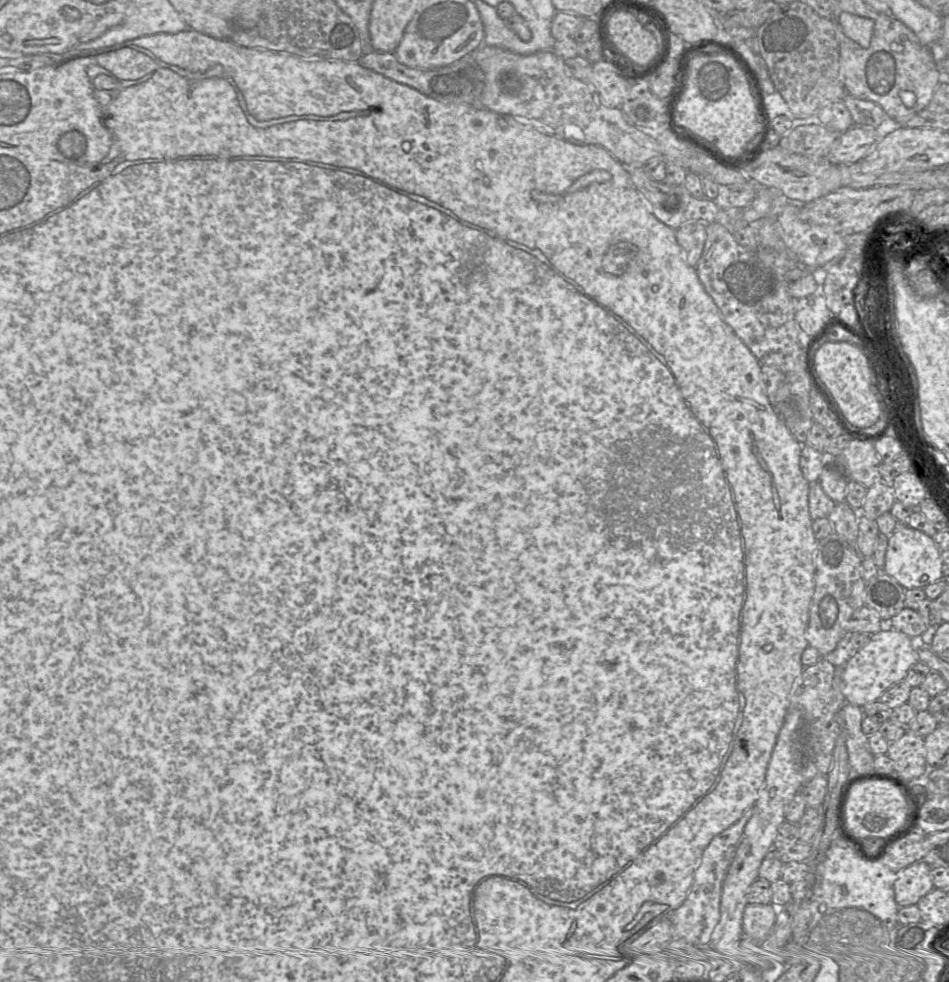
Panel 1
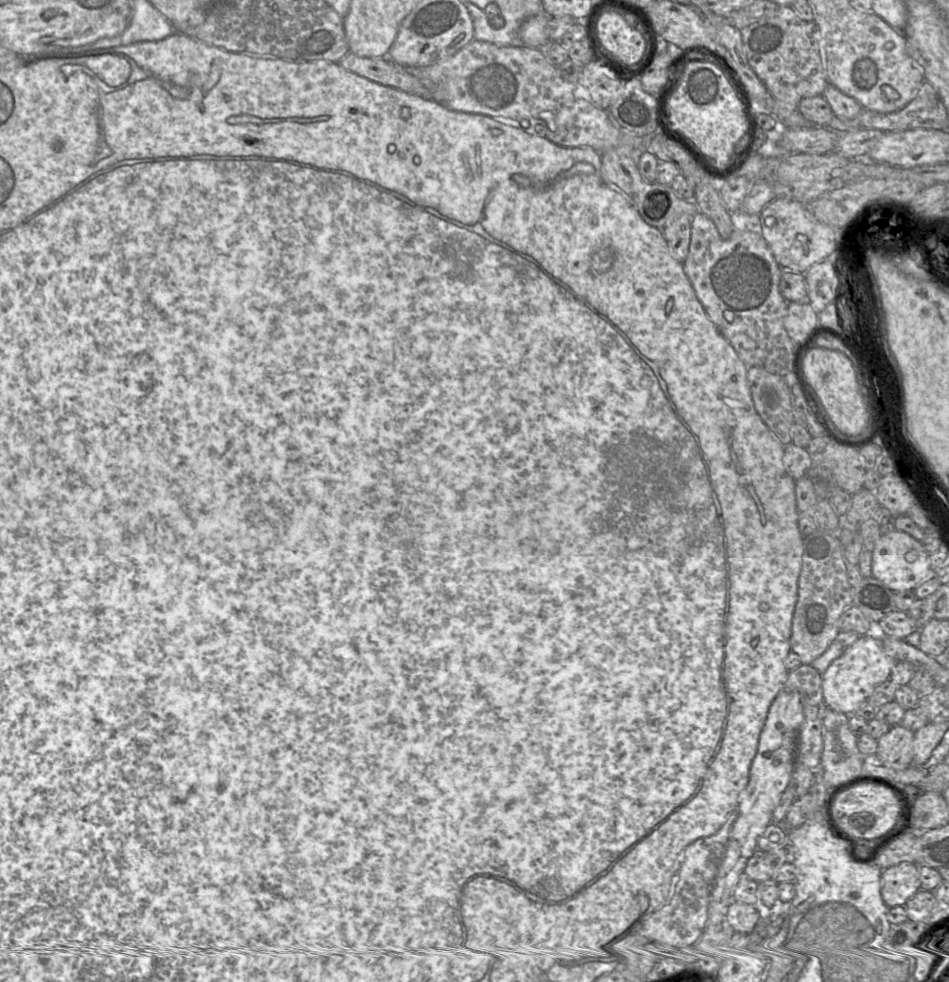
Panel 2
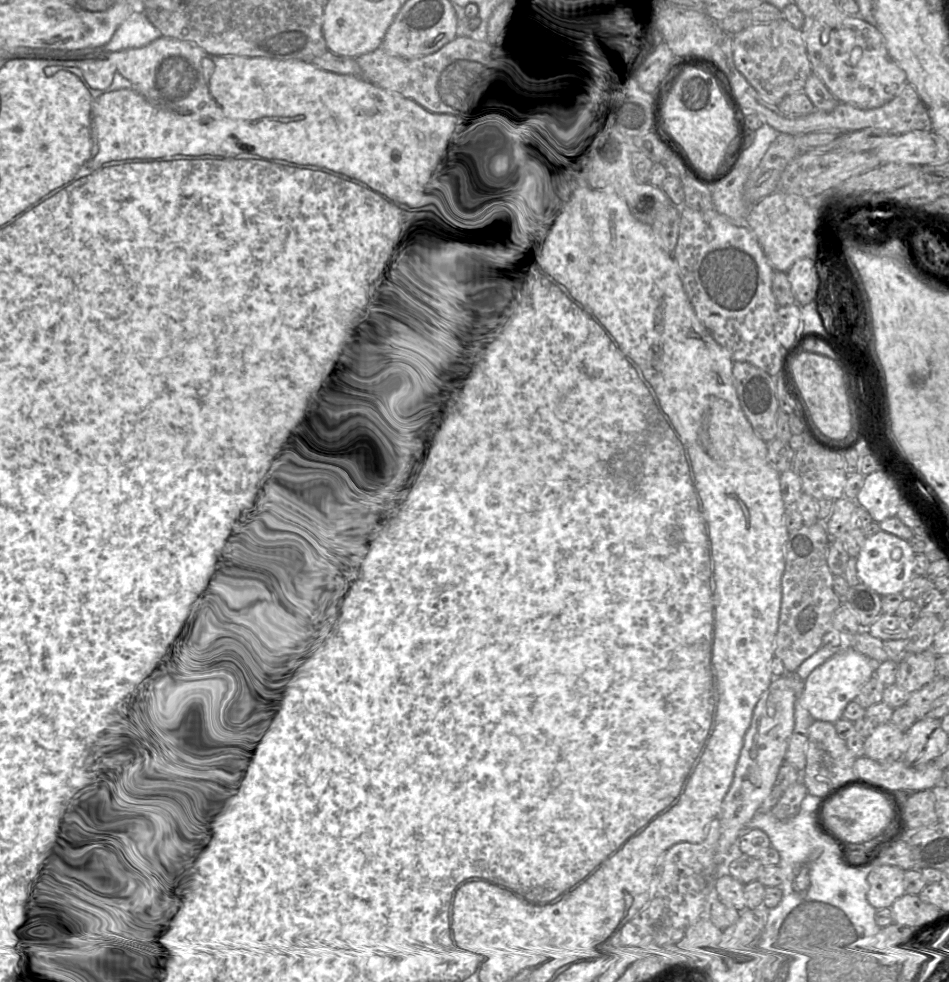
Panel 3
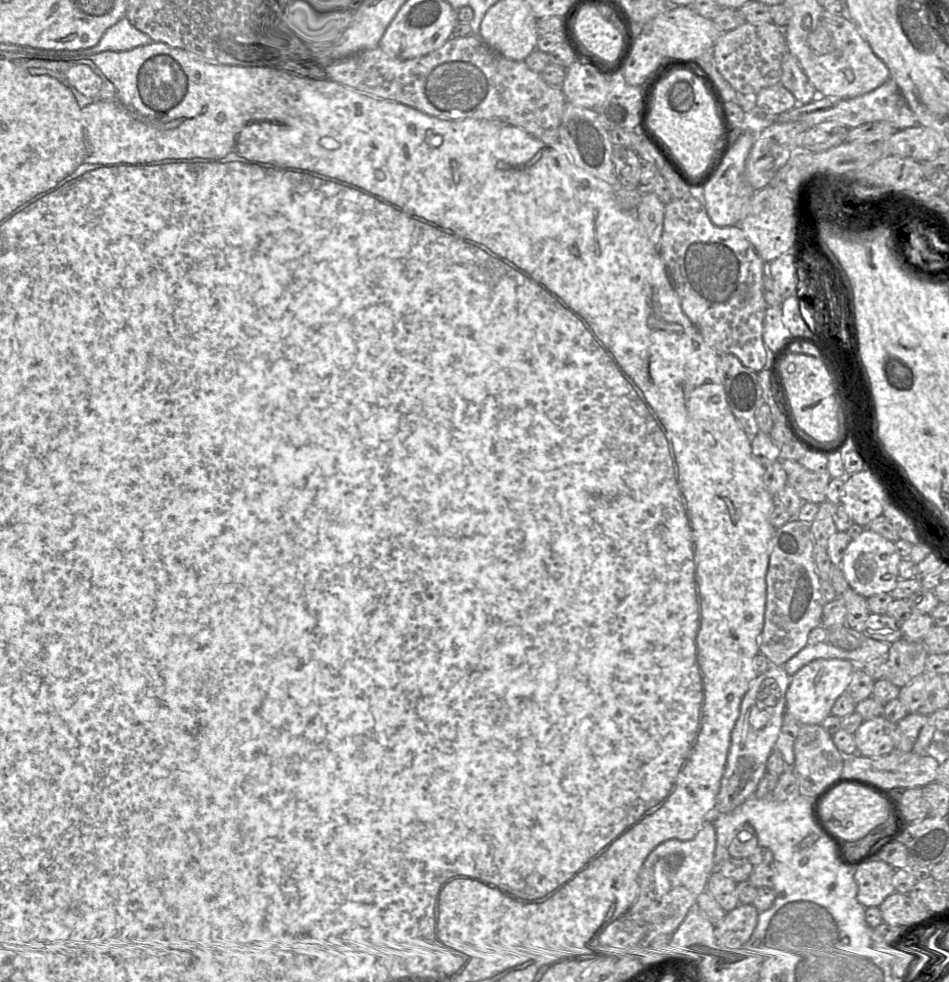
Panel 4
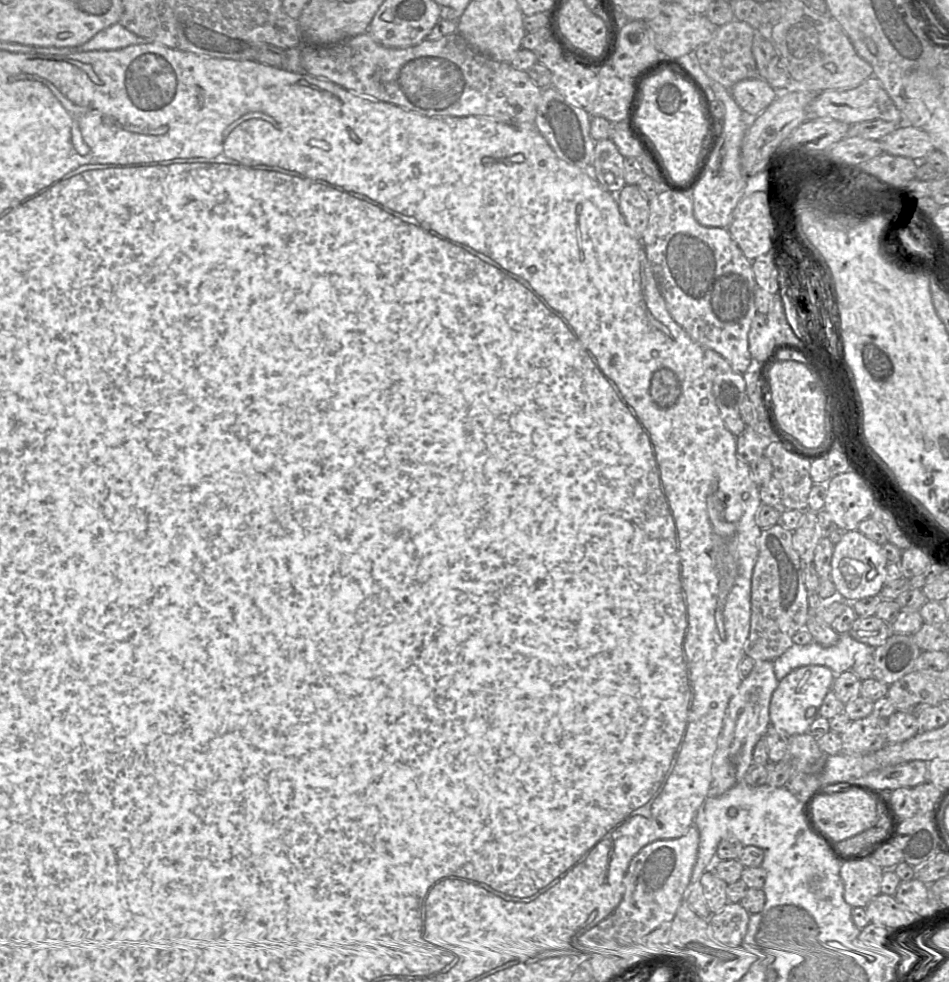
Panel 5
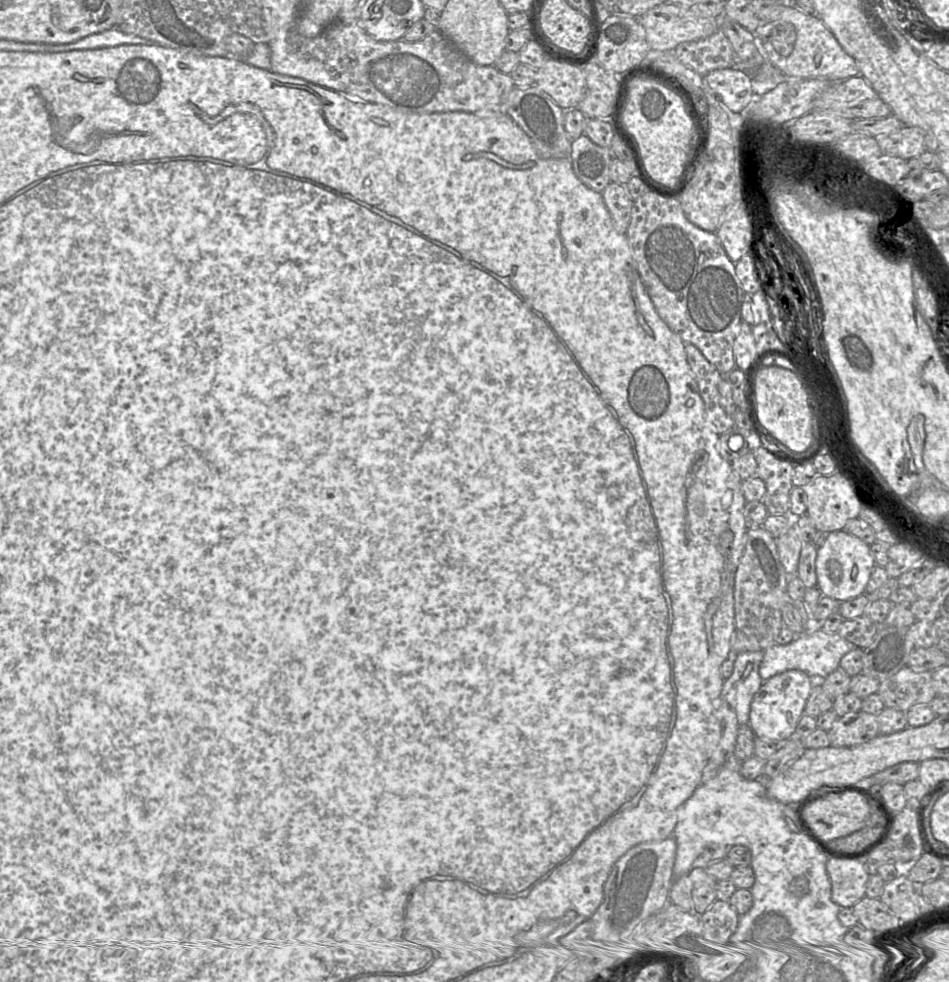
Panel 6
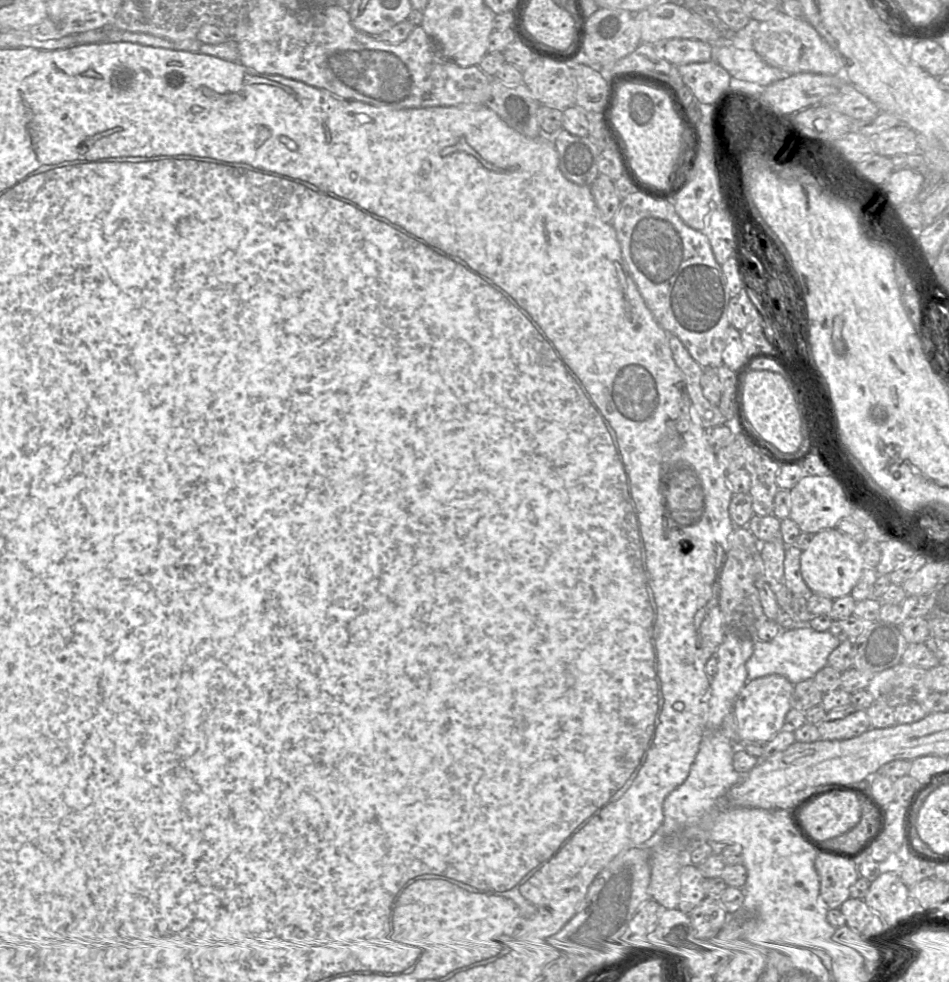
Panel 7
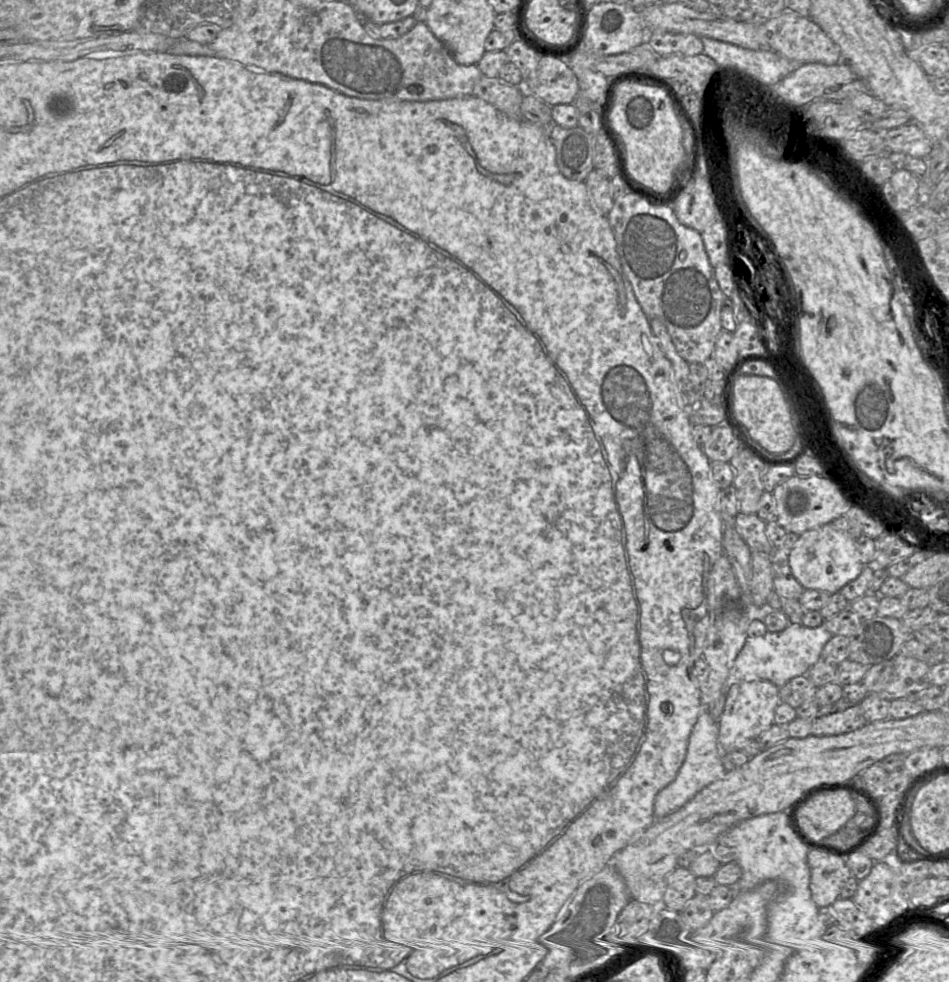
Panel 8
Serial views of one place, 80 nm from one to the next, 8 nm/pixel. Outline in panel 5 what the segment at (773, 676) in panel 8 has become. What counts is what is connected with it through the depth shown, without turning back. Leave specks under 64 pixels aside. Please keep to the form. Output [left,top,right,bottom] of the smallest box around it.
[773,634,873,680]

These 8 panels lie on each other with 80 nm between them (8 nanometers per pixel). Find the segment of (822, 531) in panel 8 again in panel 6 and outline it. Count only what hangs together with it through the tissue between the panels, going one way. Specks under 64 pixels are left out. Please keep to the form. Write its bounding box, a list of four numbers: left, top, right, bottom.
[815,529,875,602]

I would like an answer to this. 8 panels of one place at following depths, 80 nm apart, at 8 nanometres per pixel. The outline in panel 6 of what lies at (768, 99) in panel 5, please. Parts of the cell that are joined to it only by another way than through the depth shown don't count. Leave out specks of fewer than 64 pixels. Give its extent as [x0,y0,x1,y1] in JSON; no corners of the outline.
[702,68,756,113]

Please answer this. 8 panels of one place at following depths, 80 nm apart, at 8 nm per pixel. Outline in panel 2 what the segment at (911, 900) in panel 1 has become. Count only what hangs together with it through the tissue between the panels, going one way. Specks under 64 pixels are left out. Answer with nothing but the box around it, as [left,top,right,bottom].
[881,863,920,908]

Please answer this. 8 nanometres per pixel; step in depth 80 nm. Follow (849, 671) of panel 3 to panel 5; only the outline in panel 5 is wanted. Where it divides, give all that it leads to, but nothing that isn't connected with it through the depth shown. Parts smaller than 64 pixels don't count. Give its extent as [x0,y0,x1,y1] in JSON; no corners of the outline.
[769,665,835,736]

